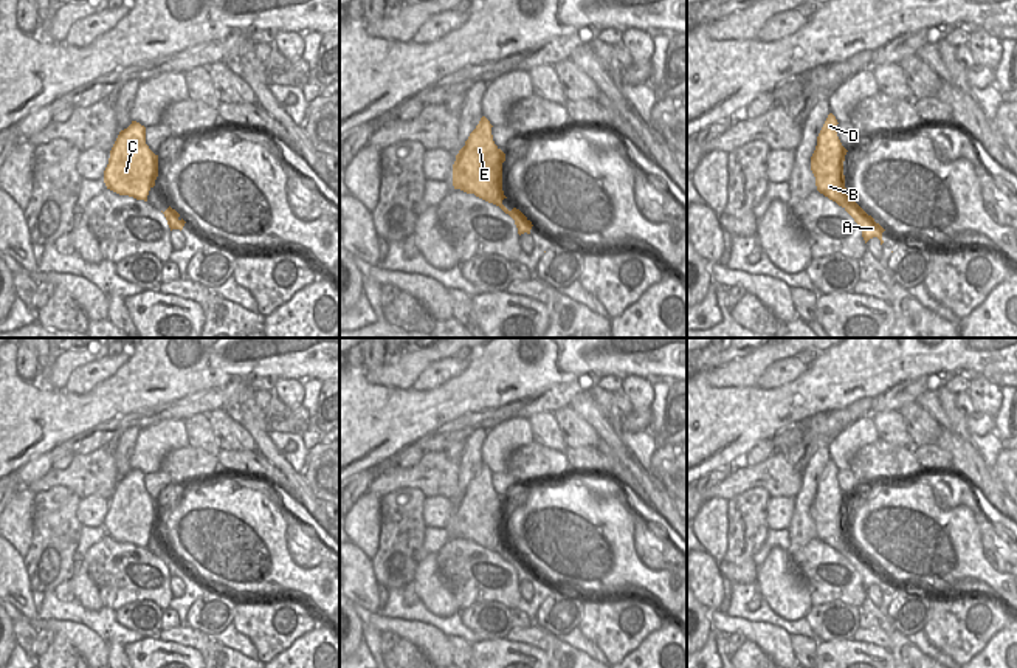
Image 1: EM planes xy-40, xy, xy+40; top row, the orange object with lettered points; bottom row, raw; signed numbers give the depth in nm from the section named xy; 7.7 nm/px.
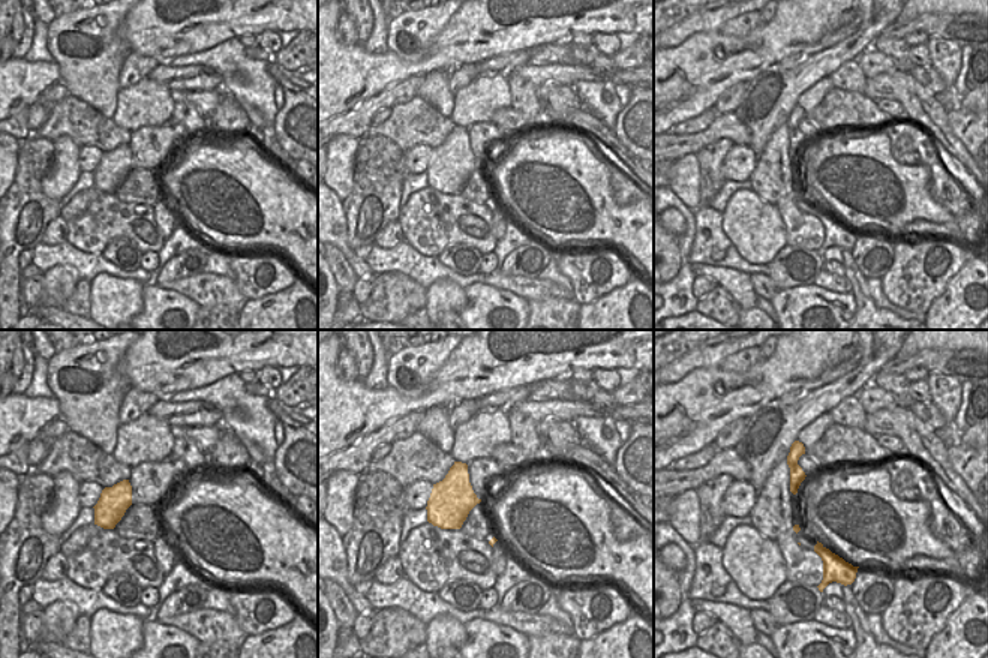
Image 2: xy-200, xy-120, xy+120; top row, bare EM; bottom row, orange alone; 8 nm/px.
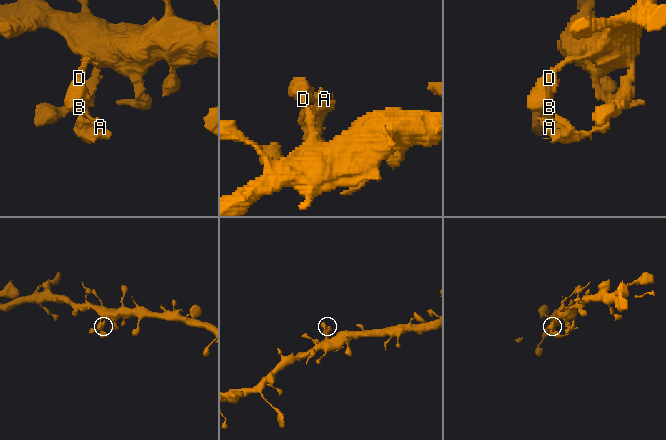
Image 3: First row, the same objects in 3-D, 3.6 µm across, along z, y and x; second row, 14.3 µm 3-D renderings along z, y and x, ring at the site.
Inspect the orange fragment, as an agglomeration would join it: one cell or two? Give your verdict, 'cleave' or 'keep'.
cleave

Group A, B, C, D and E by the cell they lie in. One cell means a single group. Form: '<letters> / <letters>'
A / B C D E

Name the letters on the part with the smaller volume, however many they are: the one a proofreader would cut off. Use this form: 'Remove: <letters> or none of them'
Remove: A

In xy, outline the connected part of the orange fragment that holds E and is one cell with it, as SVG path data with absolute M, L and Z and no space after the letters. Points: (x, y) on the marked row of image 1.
M482 116L453 164L453 186L499 206L504 198L505 153L495 144L490 121Z

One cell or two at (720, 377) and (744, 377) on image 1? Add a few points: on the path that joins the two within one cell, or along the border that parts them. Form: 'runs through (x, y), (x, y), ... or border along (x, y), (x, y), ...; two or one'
runs through (726, 377), (738, 377); one

